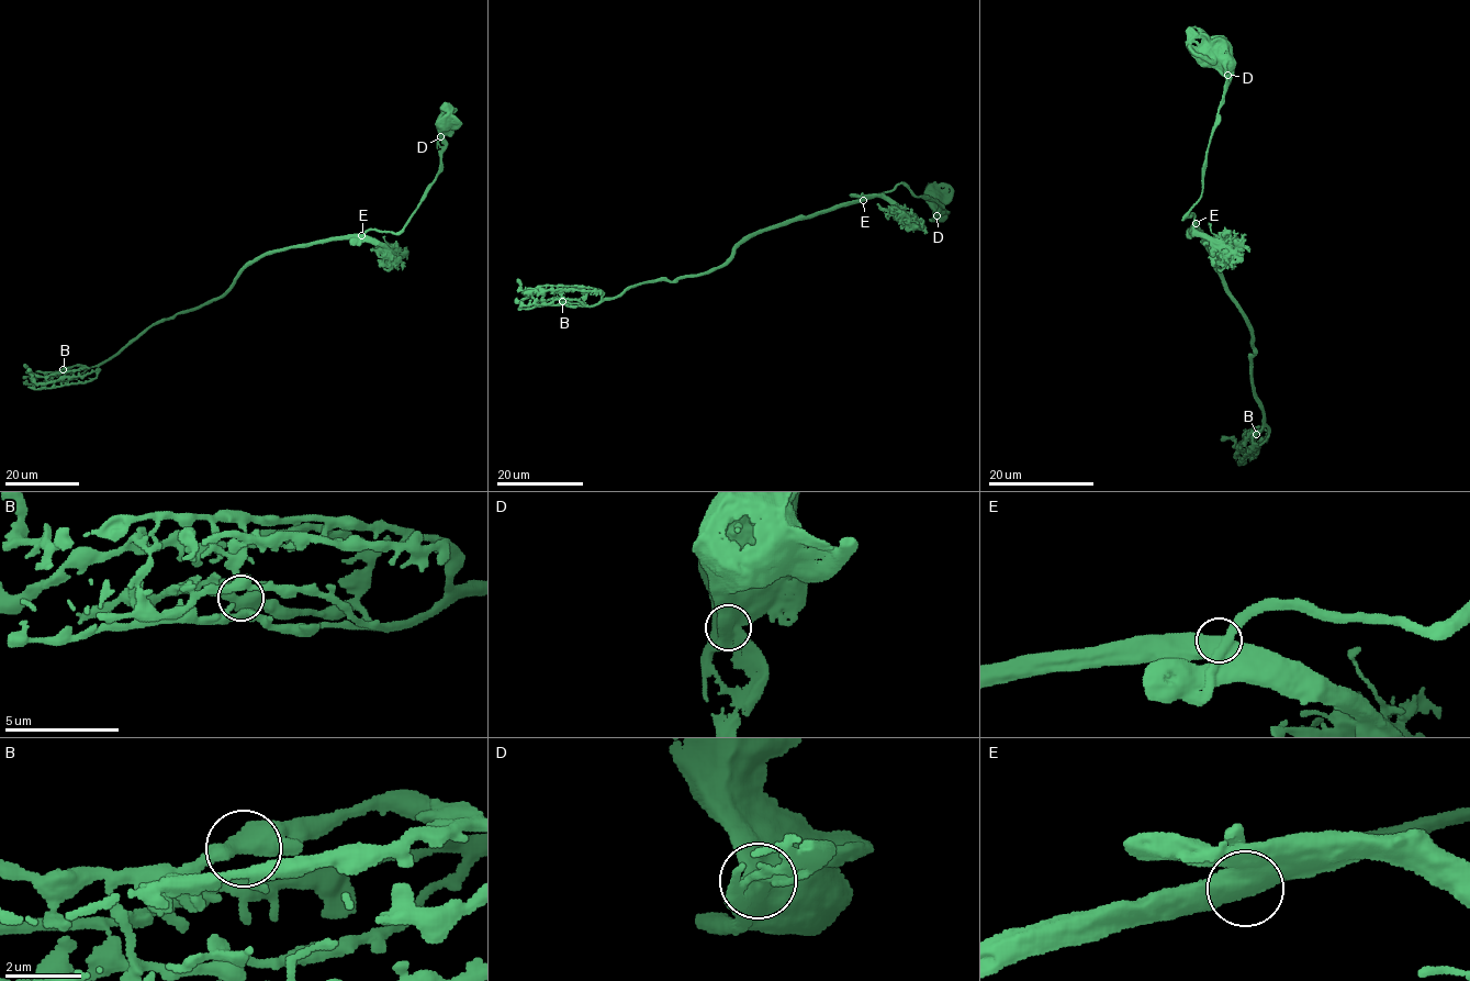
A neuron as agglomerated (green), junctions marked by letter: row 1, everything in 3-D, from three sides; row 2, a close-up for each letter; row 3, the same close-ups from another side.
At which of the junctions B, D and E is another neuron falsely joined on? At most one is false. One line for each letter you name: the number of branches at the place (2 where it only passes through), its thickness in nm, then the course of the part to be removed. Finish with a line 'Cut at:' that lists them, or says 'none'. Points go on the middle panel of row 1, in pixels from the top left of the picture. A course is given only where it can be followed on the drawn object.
Cut at: none

